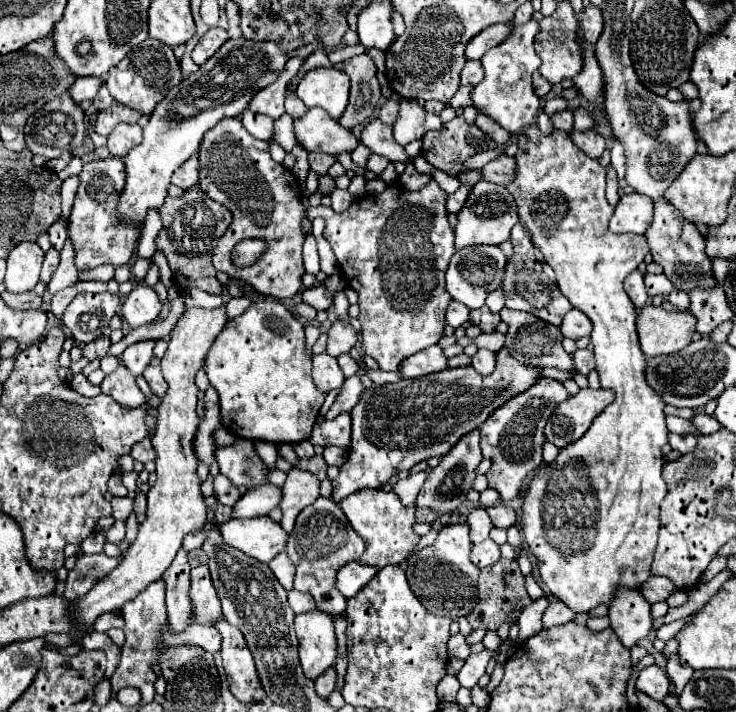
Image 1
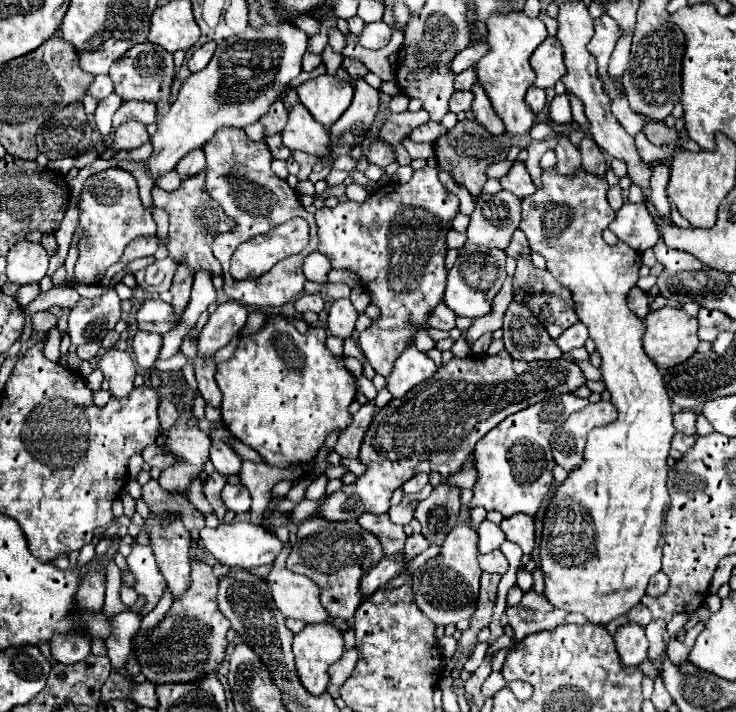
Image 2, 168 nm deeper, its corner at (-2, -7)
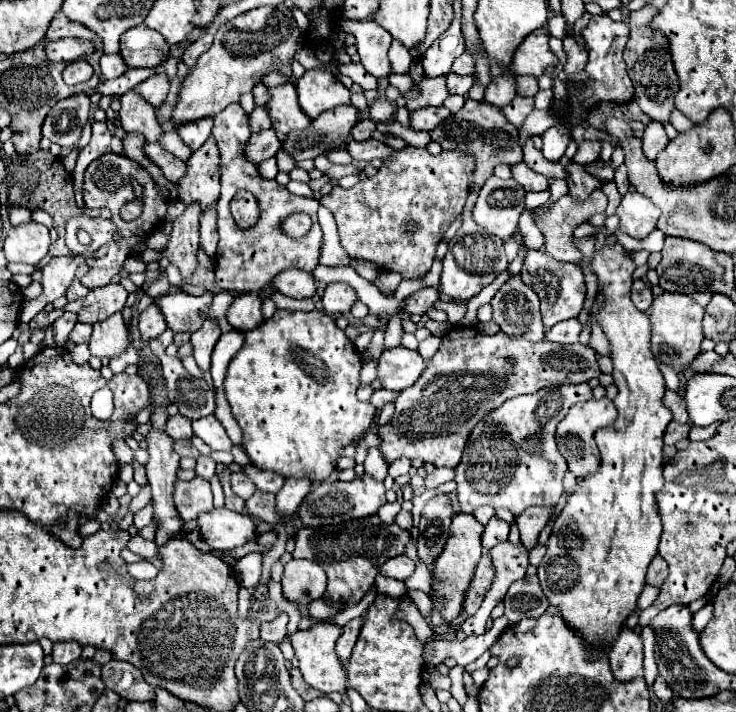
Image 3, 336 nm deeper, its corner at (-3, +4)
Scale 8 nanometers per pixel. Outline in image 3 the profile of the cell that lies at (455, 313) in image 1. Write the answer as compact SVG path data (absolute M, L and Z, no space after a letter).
M425 287L425 289L413 293L413 295L409 295L409 297L405 299L403 311L405 311L405 313L411 313L411 315L413 315L413 313L425 315L435 301L439 301L439 289Z

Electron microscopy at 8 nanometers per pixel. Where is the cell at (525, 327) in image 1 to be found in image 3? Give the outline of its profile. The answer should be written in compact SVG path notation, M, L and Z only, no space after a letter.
M513 275L491 299L493 321L503 333L511 337L525 337L529 341L543 341L545 329L539 313L537 293Z

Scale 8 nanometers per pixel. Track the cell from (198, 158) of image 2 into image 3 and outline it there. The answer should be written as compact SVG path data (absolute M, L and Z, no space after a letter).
M203 117L199 121L189 121L189 123L179 125L177 133L181 135L181 139L185 141L185 145L191 151L197 151L207 141L207 137L211 135L211 127L213 127L213 119Z

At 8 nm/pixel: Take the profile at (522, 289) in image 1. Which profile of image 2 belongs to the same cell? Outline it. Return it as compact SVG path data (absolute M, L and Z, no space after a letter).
M518 228L512 236L512 242L510 246L506 248L506 254L516 258L518 266L516 266L516 274L514 274L514 302L520 302L524 304L548 330L548 334L556 340L566 328L570 328L572 324L578 322L578 316L574 312L574 304L572 304L572 296L568 290L564 290L560 284L554 282L554 278L550 276L550 272L546 270L538 270L534 264L532 264L532 250L530 250L530 244L524 236L524 232Z

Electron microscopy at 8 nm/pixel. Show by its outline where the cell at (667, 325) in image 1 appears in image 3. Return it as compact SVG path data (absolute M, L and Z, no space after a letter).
M661 293L655 297L651 305L651 351L653 355L679 369L691 365L691 361L701 353L701 341L703 341L703 331L701 331L701 319L705 315L705 309L695 303L691 295L681 295L681 293Z

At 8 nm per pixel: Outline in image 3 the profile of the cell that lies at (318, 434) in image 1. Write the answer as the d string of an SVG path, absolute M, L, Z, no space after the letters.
M377 389L375 393L373 393L373 397L371 397L371 403L375 405L375 409L381 409L383 405L387 405L387 403L393 403L395 399L397 399L397 391L389 391L389 389Z

